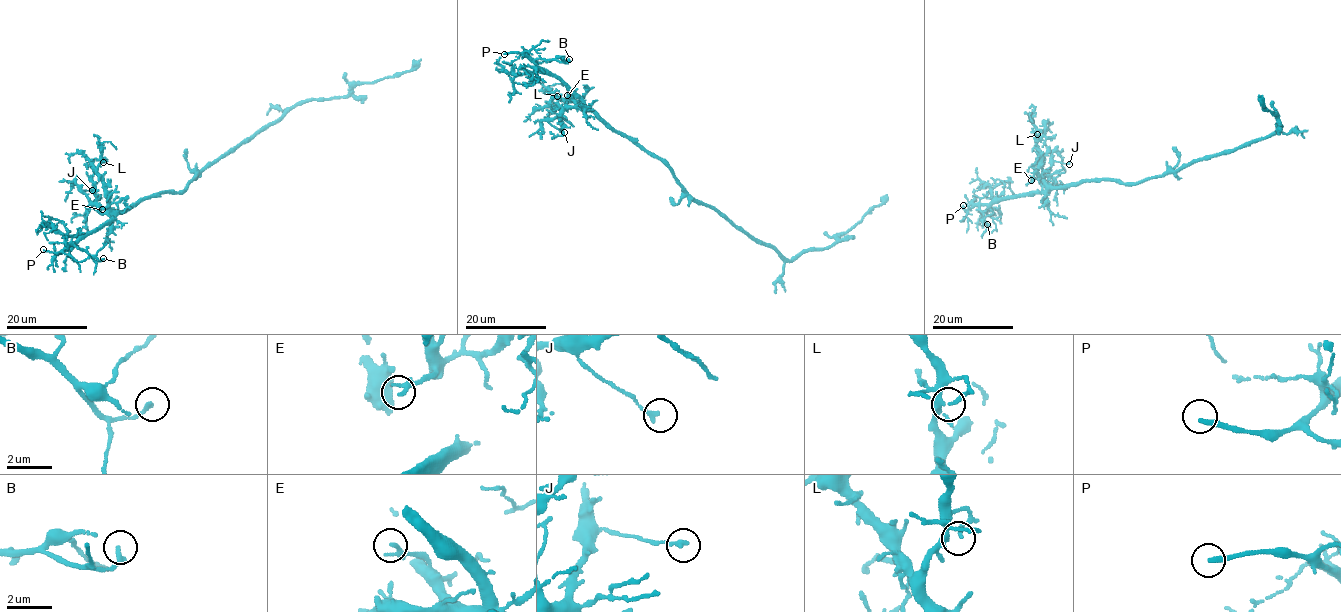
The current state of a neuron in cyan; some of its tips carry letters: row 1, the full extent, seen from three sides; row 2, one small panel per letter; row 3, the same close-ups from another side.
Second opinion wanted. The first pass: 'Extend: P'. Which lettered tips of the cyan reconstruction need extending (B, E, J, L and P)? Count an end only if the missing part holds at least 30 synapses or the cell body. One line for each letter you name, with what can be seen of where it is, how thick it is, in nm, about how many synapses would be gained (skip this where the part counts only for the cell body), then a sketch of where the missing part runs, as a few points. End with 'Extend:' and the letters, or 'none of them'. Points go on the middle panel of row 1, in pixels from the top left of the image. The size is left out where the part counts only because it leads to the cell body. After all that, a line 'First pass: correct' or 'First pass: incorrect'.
P: place (504, 54); calibre 240 nm
Extend: P
First pass: correct

